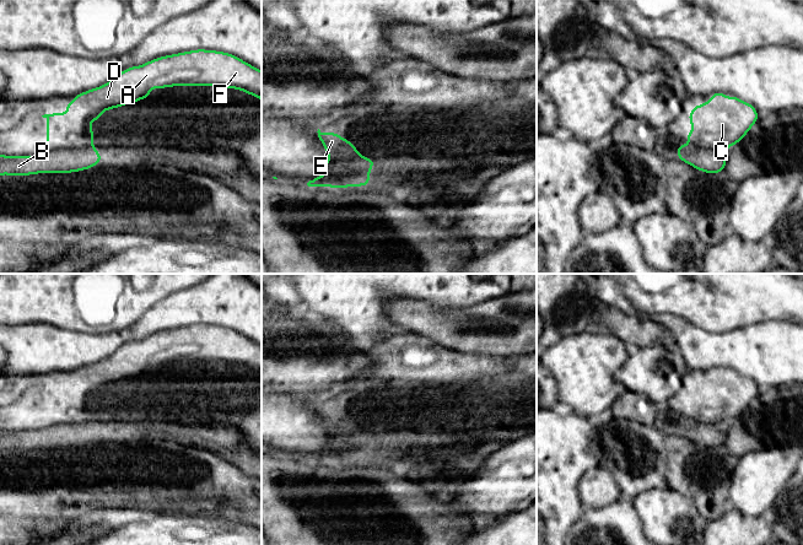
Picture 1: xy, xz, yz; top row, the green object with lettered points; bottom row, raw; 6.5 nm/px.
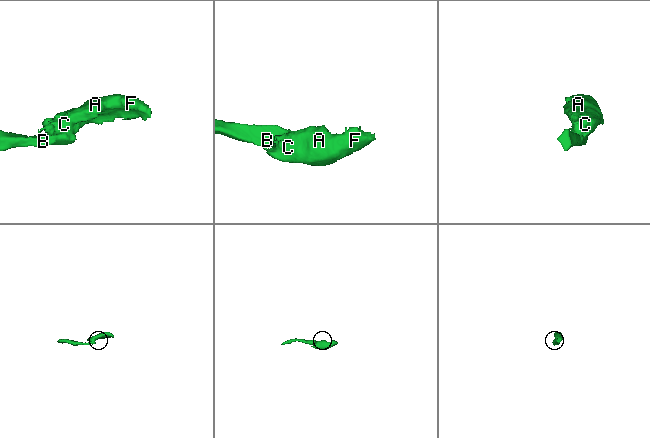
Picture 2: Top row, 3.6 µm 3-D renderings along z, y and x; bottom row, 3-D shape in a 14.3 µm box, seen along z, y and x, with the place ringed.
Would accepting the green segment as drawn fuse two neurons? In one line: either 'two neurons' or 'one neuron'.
two neurons

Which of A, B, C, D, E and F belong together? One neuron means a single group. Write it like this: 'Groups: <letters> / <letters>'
Groups: A C D F / B E

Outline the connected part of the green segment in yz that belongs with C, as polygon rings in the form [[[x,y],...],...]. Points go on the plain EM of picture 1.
[[[713,367],[711,373],[702,379],[694,378],[688,390],[692,405],[685,411],[689,420],[726,426],[749,408],[759,395],[759,387],[753,379],[724,367]]]

